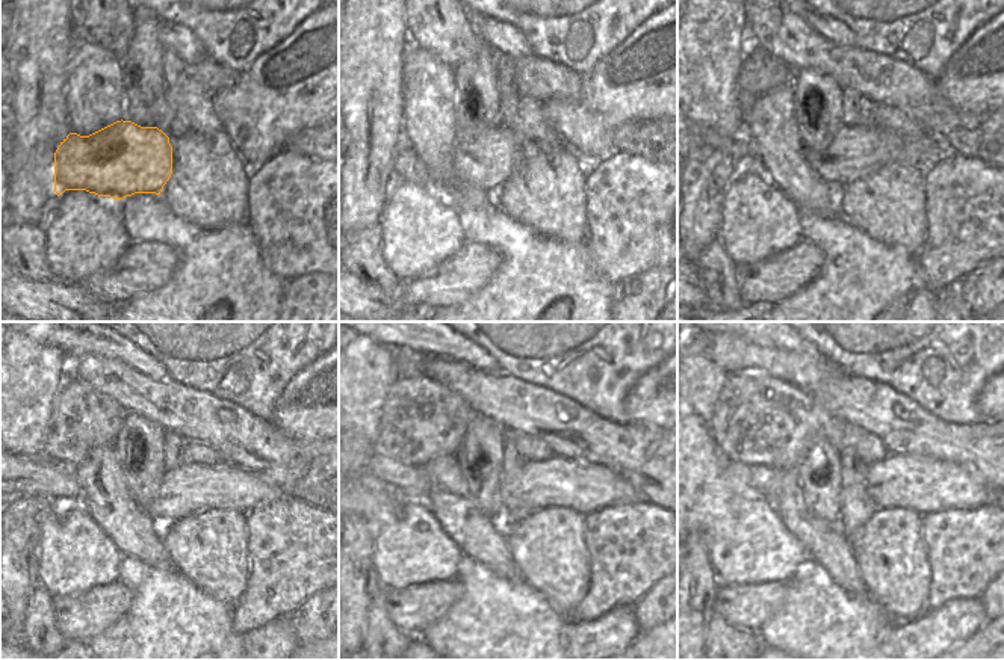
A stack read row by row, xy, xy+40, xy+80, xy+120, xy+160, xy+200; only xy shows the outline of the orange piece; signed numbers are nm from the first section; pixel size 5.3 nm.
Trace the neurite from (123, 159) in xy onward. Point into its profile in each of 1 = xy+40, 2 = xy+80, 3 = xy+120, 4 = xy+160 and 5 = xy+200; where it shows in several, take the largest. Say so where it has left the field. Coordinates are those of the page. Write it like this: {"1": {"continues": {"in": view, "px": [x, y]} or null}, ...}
{"1": {"continues": {"in": "xy+40", "px": [486, 159]}}, "2": {"continues": {"in": "xy+80", "px": [855, 151]}}, "3": {"continues": {"in": "xy+120", "px": [189, 488]}}, "4": {"continues": {"in": "xy+160", "px": [557, 482]}}, "5": {"continues": {"in": "xy+200", "px": [924, 485]}}}

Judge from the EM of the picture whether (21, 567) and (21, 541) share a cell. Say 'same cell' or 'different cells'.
same cell

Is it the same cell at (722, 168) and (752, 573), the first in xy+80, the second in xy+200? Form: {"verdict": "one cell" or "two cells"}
{"verdict": "two cells"}

